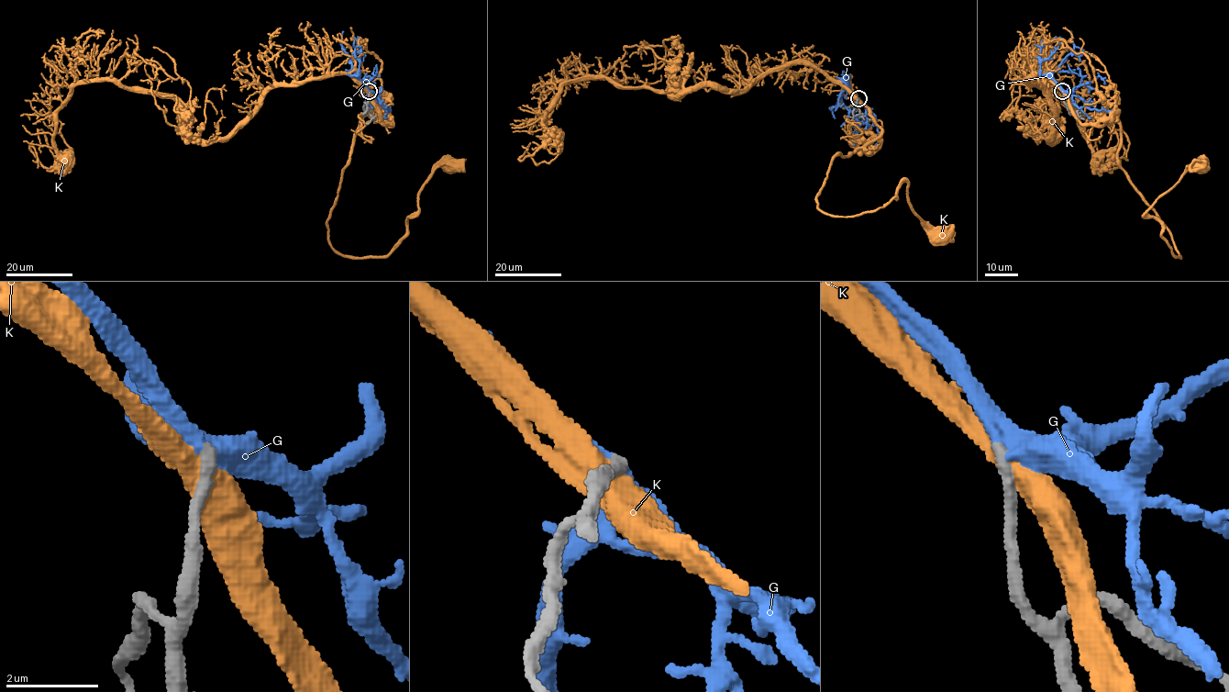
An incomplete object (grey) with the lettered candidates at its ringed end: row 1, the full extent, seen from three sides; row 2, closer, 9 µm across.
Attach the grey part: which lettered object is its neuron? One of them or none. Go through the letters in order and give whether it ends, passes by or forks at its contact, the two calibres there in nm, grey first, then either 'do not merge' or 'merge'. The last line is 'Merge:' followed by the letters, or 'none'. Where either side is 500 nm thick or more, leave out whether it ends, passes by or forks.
G: 280/550 nm | merge
K: 320/550 nm | do not merge
Merge: G

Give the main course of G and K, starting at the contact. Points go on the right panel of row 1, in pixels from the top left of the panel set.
G: (1063, 92), (1052, 79), (1040, 76), (1040, 62), (1063, 40), (1059, 37)
K: (1063, 93), (1082, 124), (1118, 119), (1118, 164), (1171, 236), (1177, 257), (1145, 211), (1201, 164)

